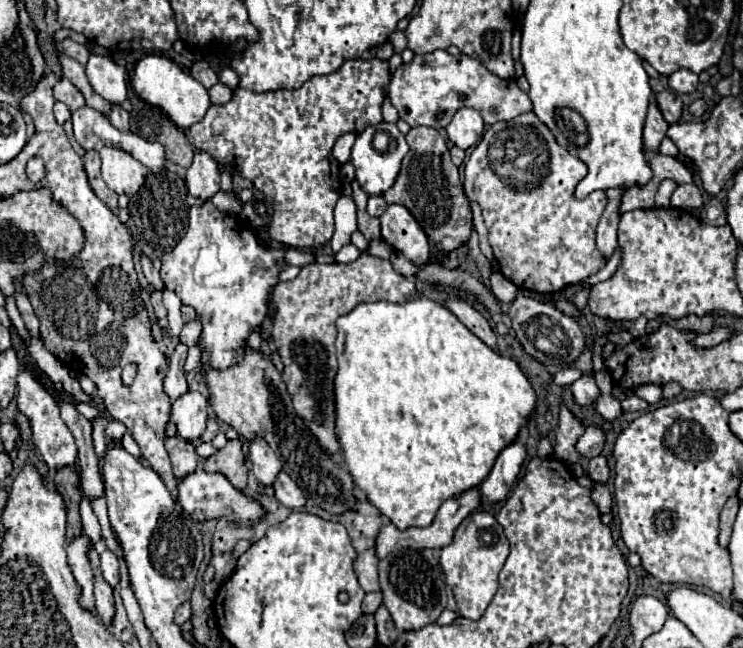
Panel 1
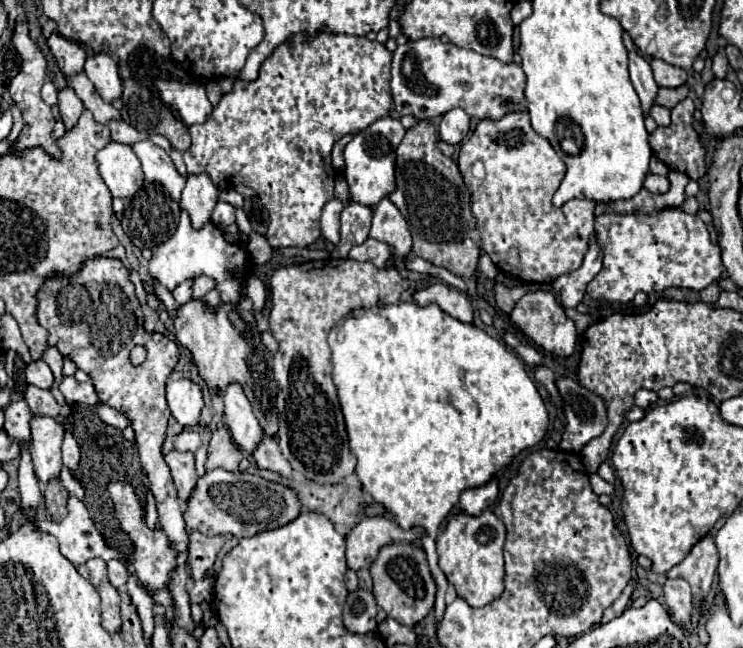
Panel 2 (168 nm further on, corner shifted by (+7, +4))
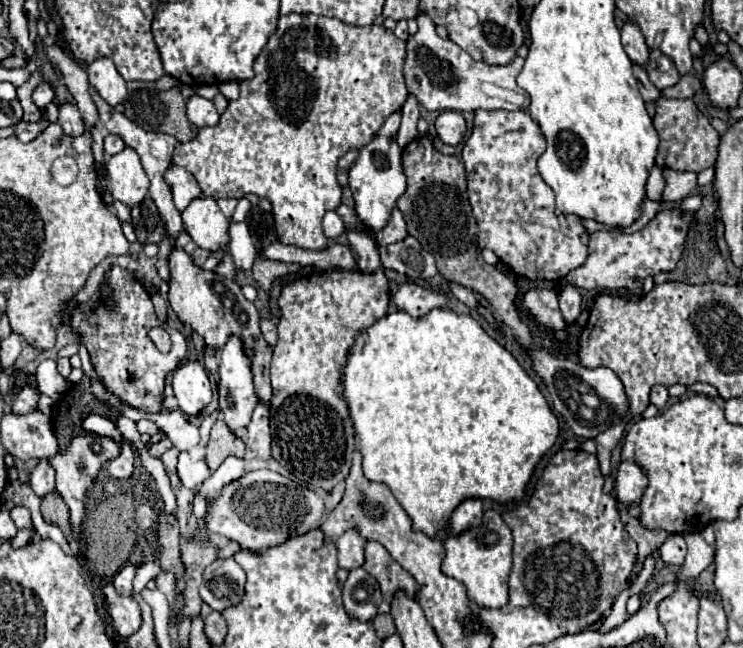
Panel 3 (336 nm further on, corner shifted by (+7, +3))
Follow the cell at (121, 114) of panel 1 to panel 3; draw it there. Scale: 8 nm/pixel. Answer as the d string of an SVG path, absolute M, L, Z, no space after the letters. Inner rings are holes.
M107 134L105 136L105 152L107 156L113 156L117 152L121 152L125 148L125 142L121 136L115 136L115 134Z

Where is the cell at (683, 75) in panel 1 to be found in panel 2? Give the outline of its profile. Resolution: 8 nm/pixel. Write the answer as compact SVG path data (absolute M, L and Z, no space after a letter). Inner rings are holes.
M651 59L651 69L659 87L679 87L687 79L687 73L683 69L669 65L661 59Z

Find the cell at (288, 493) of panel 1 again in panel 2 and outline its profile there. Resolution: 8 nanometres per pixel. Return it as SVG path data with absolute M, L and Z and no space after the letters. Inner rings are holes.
M263 433L261 443L257 445L257 449L253 453L253 459L257 461L257 465L261 469L271 469L271 471L277 471L277 473L281 473L285 477L291 477L291 467L283 459L277 441L273 441L273 437L267 437L265 433Z

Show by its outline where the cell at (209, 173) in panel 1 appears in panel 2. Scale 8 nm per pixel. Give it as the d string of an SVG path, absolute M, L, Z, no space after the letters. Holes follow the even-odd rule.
M203 175L187 177L187 185L181 195L181 209L189 213L193 229L201 229L205 223L211 221L211 213L217 205L217 187L211 179Z

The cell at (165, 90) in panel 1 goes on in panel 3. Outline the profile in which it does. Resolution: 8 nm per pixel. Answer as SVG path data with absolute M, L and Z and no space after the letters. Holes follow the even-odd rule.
M191 96L187 100L187 118L197 126L197 128L203 128L203 126L215 126L219 122L219 114L213 106L211 100L205 100L201 96Z

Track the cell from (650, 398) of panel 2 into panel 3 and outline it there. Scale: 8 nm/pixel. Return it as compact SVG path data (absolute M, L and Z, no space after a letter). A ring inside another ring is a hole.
M653 386L649 396L651 396L651 404L655 404L657 408L665 408L669 402L669 392L665 386Z

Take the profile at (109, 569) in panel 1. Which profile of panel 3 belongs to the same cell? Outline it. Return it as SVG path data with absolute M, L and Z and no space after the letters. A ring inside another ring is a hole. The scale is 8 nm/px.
M125 564L115 576L113 576L113 586L119 594L131 596L133 594L133 578L135 578L137 568L133 564Z

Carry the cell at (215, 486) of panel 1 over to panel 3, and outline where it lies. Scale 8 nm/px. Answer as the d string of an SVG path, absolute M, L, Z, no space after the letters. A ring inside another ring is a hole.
M253 470L243 478L227 484L219 496L211 500L205 514L207 532L221 534L229 540L235 540L245 550L263 550L285 542L291 536L305 534L321 524L323 500L311 490L297 486L289 478L273 470ZM307 492L307 506L305 506ZM267 506L267 514L265 514Z

